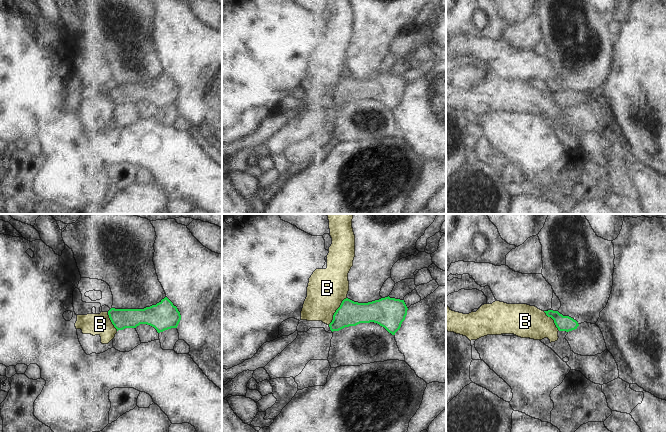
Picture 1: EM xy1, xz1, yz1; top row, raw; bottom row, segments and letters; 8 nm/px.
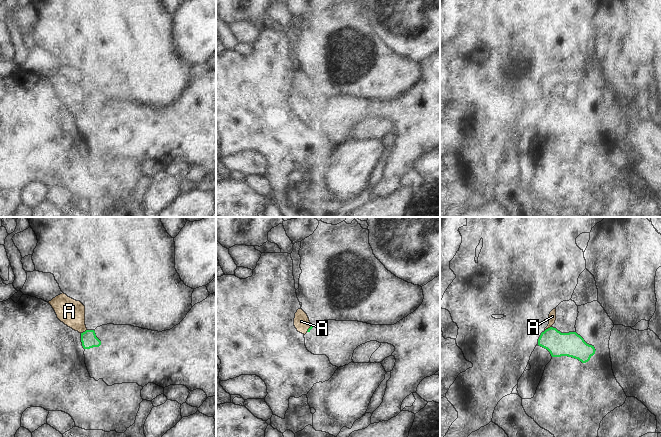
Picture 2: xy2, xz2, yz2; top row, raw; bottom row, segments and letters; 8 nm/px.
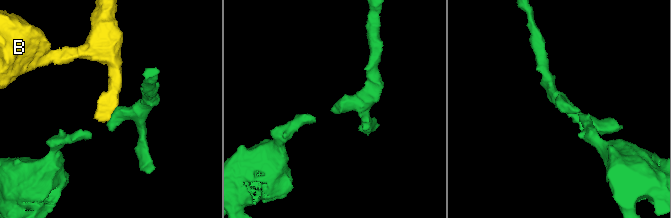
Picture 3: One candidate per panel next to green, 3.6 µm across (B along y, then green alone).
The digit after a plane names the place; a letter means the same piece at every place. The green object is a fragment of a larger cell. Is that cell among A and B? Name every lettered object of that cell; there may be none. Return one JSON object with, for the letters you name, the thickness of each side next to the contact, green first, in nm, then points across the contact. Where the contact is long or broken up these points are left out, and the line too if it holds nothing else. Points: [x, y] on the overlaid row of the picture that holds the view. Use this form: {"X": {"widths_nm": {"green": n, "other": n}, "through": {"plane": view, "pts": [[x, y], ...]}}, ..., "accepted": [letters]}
{"A": {"widths_nm": {"green": 200, "other": 60}, "through": {"plane": "yz2", "pts": [[571, 344], [564, 344], [548, 328], [552, 316]]}}, "accepted": ["A"]}

